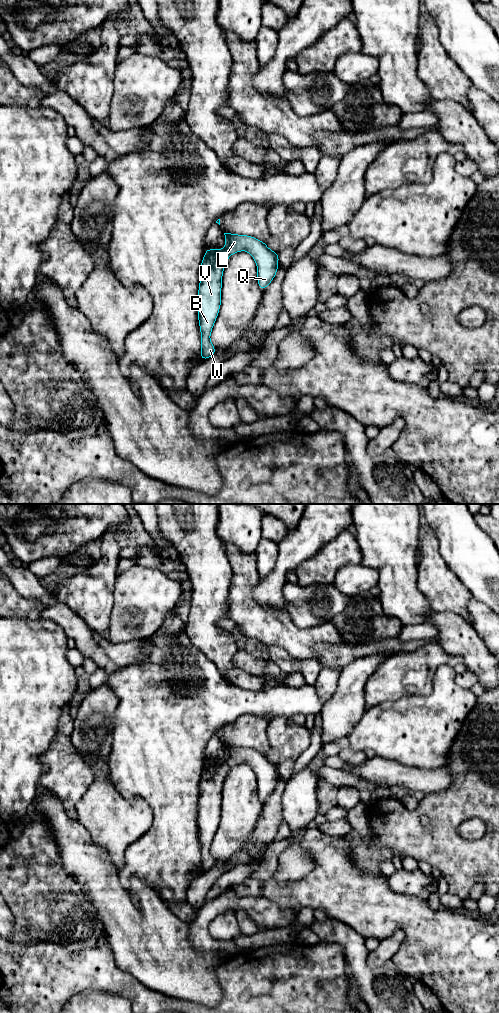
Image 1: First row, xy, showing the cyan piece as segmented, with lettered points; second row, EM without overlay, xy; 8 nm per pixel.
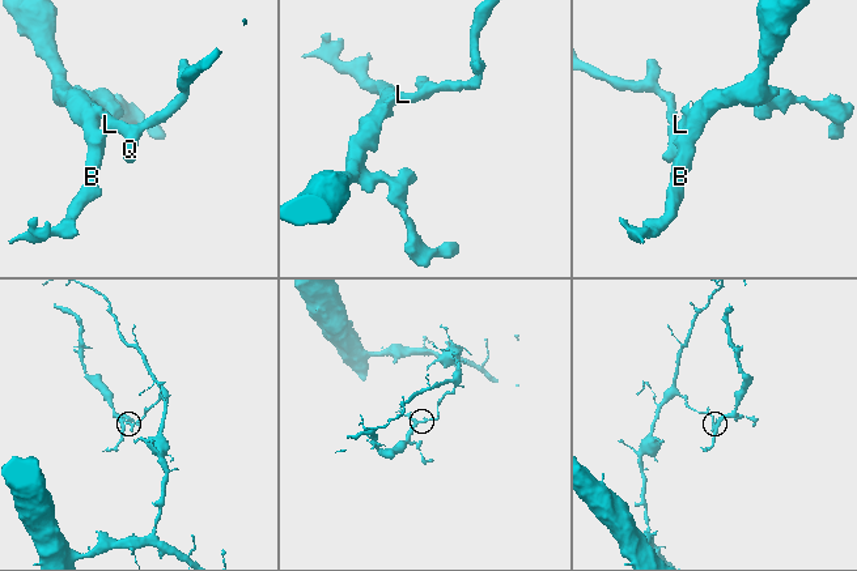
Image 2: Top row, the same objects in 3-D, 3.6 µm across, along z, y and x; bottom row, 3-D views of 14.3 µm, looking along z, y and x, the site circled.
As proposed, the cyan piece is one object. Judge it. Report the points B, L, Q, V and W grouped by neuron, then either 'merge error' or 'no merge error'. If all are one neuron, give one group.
groups B V W / L Q; merge error

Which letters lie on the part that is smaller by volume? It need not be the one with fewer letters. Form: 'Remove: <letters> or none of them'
Remove: B, V, W

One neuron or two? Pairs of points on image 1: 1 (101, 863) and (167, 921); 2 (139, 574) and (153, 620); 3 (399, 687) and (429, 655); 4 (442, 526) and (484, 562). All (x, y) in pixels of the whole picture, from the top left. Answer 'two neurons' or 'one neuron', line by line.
1: one neuron
2: one neuron
3: one neuron
4: one neuron

